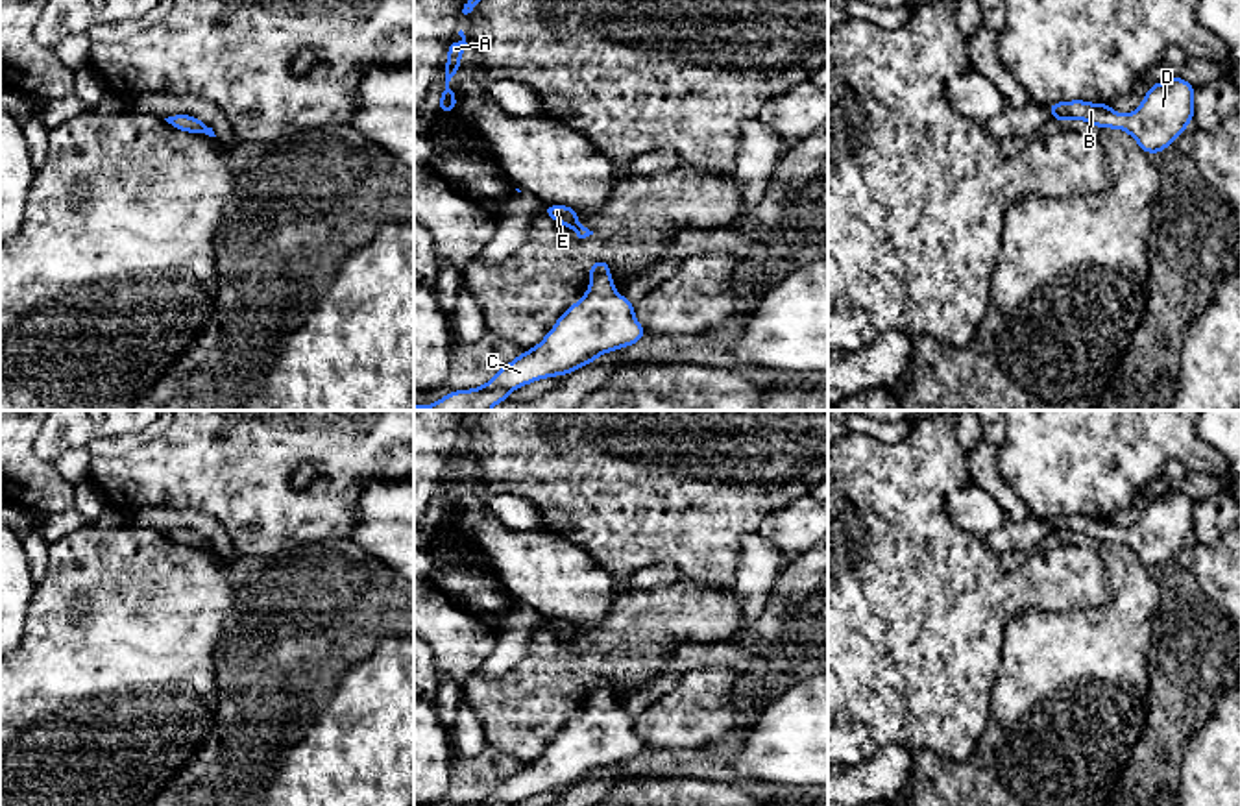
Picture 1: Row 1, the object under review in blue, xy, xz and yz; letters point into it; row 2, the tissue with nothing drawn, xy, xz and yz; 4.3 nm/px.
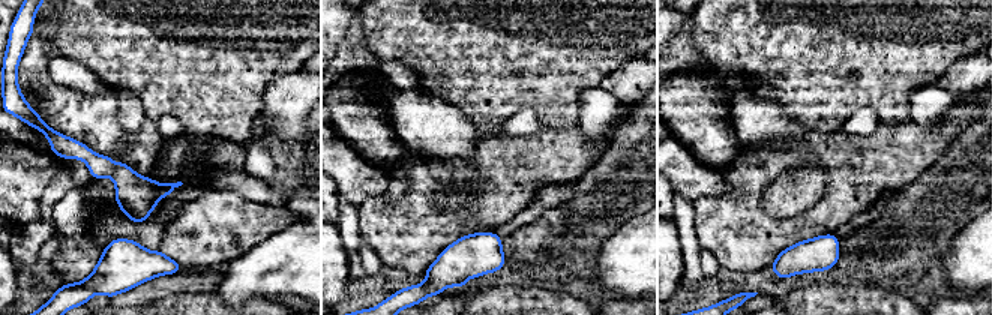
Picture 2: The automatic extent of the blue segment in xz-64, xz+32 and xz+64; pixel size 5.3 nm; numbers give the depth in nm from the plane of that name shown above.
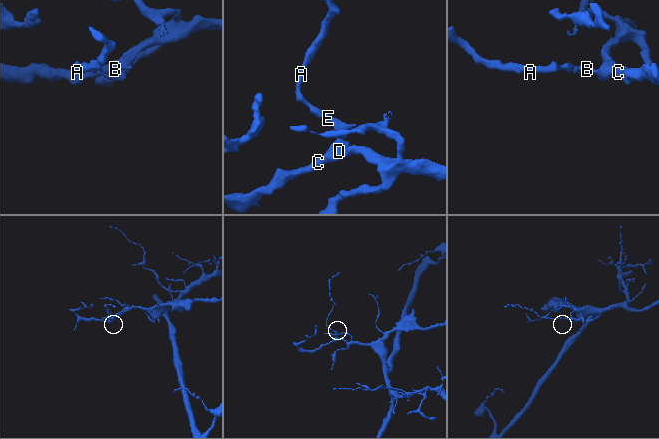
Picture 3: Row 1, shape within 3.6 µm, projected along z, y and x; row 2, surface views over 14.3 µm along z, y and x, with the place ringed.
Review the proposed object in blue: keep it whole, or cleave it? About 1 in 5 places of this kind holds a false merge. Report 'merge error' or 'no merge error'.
no merge error

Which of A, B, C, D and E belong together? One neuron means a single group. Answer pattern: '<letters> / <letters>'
A B C D E

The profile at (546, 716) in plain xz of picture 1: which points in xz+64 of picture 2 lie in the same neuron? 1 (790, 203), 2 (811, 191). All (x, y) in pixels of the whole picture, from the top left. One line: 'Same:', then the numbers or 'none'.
Same: none

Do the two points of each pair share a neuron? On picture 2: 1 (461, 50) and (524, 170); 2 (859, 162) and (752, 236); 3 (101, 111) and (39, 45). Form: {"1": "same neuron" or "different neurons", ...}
{"1": "different neurons", "2": "same neuron", "3": "same neuron"}

